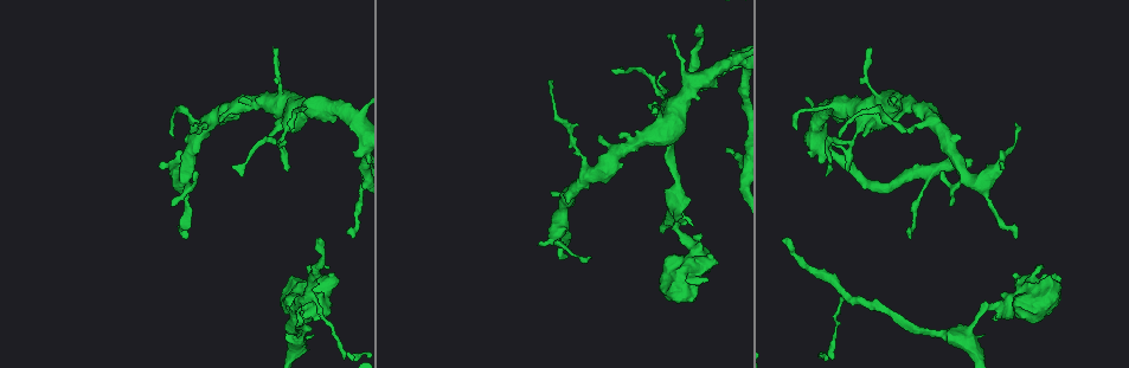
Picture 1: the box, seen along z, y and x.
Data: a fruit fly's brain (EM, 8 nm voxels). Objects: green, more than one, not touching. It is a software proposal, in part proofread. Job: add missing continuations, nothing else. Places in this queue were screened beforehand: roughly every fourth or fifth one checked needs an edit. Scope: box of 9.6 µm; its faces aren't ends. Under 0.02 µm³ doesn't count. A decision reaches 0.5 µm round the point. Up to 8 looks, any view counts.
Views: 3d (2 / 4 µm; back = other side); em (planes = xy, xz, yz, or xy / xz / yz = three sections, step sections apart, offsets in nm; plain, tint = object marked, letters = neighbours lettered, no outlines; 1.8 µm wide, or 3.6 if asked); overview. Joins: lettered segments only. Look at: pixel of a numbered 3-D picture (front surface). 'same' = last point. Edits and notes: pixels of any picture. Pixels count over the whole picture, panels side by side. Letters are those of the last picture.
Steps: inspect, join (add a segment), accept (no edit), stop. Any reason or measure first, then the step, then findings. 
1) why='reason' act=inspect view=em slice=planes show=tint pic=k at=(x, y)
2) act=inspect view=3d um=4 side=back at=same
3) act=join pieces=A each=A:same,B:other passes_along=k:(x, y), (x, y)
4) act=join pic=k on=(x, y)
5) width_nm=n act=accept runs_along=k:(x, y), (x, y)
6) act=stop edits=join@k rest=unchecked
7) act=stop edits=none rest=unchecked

why='calibre changes' act=inspect view=em slice=yz step=4 show=tint pic=1 at=(932, 123)

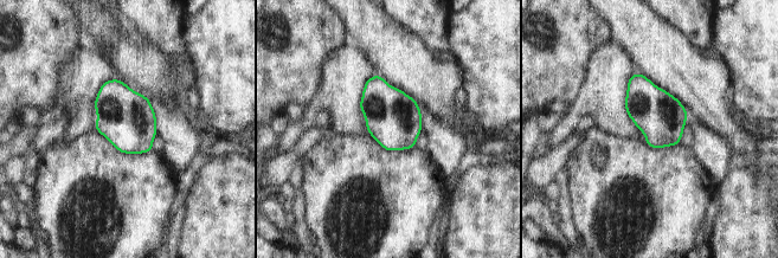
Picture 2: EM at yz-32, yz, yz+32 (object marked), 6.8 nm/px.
why='cut it another way' act=inspect view=em slice=planes show=letters at=same

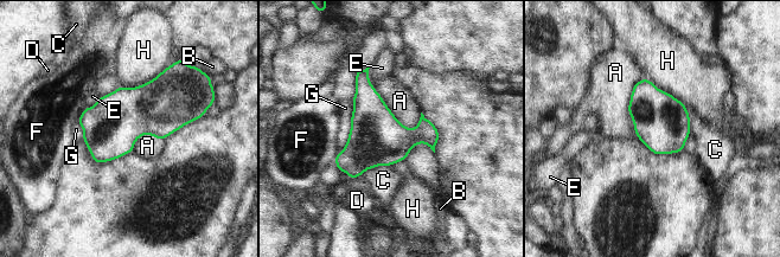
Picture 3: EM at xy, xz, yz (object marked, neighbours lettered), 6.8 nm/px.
act=accept each=A:other,B:other,C:other,D:other,E:other,F:other,G:other,H:other border=3:(373, 85), (403, 124), (416, 127) found='no lettered segment goes on from it'

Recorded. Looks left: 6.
why='branch stops here' act=inspect view=em slice=xz step=16 show=letters pic=1 at=(273, 47)

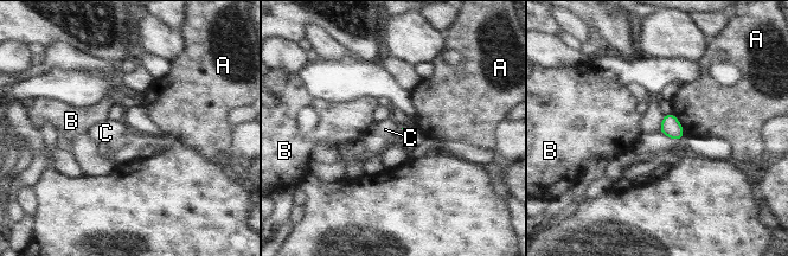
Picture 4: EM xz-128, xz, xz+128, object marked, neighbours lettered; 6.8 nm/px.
why='another direction' act=inspect view=em slice=planes show=letters at=same

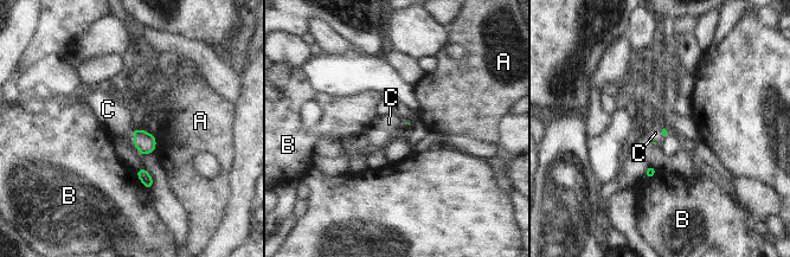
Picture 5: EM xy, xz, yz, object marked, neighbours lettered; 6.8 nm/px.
act=join pieces=C each=A:other,B:other,C:same passes_along=5:(146, 142), (133, 135), (108, 109) found='the neuron continues'

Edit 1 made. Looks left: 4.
why='calibre changes' act=inspect view=3d um=4 pic=1 at=(861, 129)

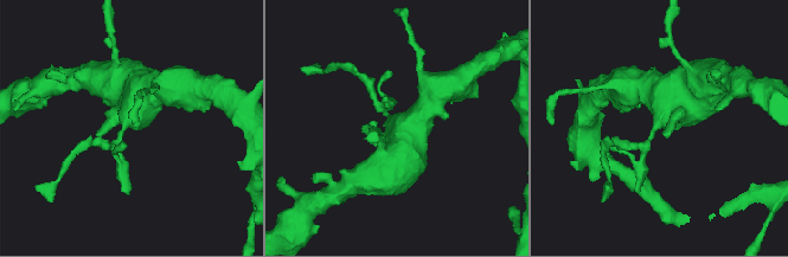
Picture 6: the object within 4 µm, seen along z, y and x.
act=inspect view=em um=3.6 slice=planes show=letters pic=6 at=(122, 123)

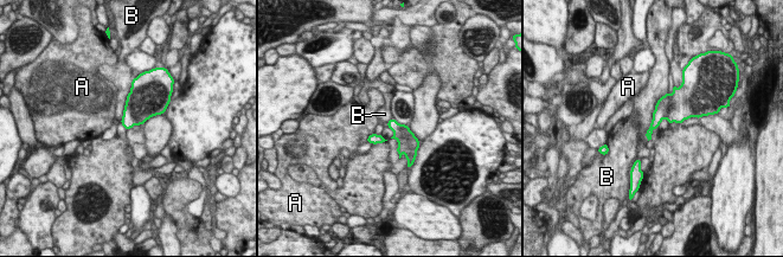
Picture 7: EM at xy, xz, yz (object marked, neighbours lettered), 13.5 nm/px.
act=accept each=A:other,B:other found='none of them fits'

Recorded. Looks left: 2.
act=stop edits=join@5 rest=unchecked

